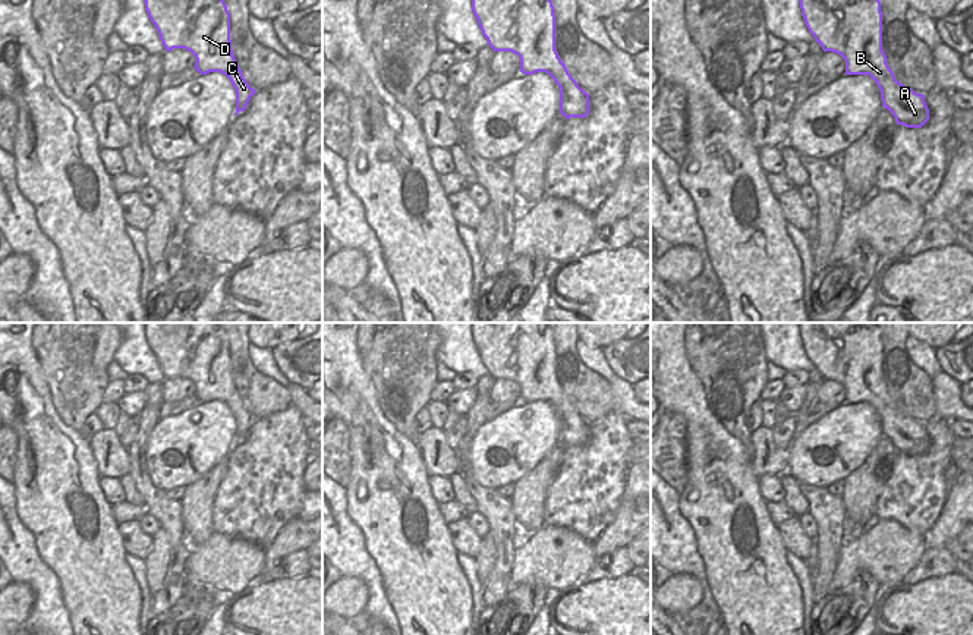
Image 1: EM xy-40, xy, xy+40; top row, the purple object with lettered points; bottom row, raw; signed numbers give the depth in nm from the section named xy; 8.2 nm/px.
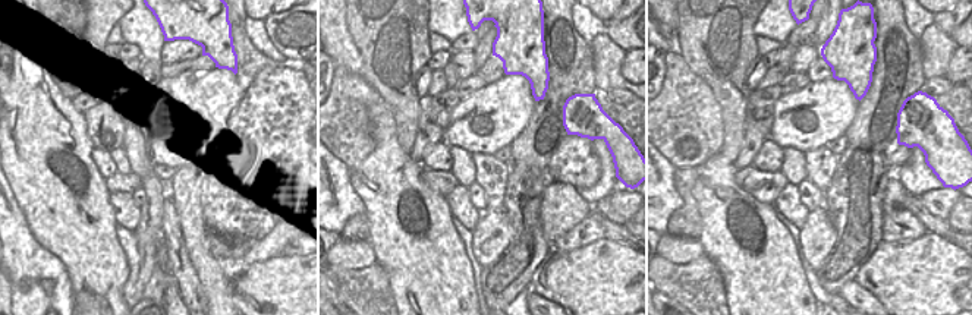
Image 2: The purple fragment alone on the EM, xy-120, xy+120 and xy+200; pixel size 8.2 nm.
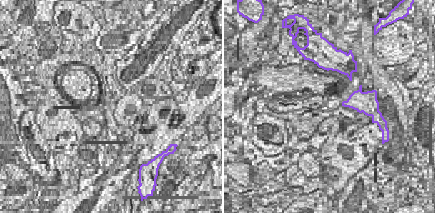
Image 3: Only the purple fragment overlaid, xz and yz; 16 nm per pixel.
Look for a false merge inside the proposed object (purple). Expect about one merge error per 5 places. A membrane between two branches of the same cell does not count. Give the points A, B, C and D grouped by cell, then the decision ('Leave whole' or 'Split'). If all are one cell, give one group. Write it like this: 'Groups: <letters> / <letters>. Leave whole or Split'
Groups: A B C D. Leave whole

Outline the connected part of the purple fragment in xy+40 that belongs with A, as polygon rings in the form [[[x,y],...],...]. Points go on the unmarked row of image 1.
[[[800,323],[802,345],[809,361],[824,380],[846,389],[846,403],[869,403],[881,419],[882,436],[888,437],[897,453],[922,456],[929,449],[923,422],[900,412],[887,392],[882,378],[882,340],[875,323]]]

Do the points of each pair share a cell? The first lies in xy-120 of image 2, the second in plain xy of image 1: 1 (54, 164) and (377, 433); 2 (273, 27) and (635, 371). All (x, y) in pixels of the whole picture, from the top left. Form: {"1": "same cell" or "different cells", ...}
{"1": "same cell", "2": "same cell"}

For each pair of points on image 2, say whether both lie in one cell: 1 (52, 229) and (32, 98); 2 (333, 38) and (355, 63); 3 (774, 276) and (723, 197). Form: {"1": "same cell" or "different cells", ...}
{"1": "same cell", "2": "same cell", "3": "same cell"}

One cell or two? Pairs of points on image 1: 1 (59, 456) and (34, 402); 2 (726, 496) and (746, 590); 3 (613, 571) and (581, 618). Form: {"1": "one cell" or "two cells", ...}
{"1": "one cell", "2": "one cell", "3": "two cells"}

